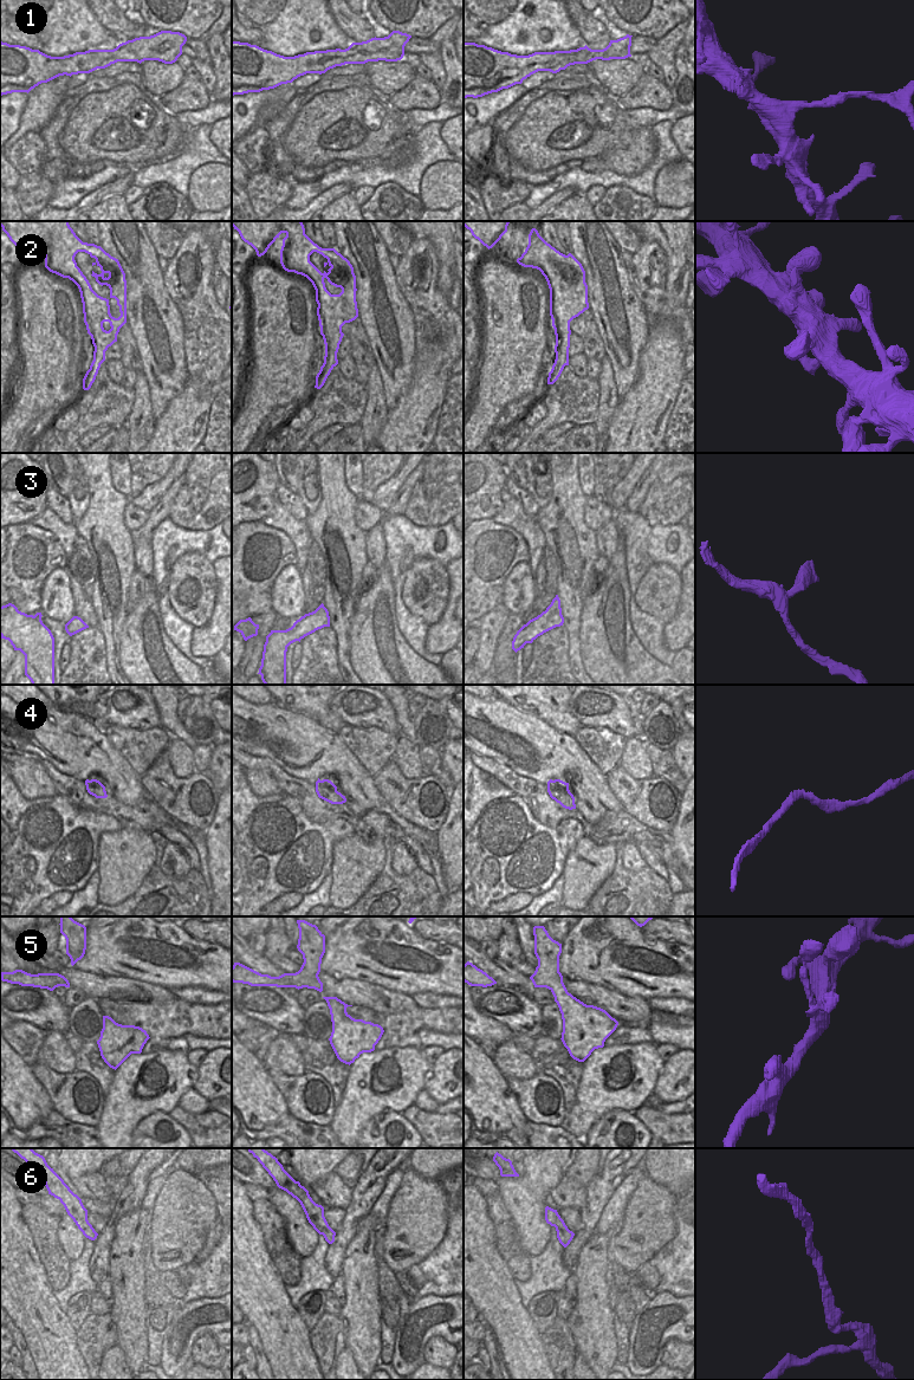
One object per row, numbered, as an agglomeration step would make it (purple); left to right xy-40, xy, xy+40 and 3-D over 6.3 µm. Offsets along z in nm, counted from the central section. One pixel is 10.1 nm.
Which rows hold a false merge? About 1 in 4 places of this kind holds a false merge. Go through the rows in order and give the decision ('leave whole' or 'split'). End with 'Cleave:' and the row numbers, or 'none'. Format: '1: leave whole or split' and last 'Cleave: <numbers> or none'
1: split
2: leave whole
3: leave whole
4: leave whole
5: leave whole
6: leave whole
Cleave: 1

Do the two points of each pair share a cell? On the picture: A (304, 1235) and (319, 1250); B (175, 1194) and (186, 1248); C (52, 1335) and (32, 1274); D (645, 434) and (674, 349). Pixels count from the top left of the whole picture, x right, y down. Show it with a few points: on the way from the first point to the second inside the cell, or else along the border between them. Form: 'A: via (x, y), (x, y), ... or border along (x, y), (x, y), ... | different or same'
A: border along (318, 1233), (315, 1249), (309, 1255), (300, 1257) | different
B: via (181, 1207), (181, 1235) | same
C: via (43, 1320), (39, 1310), (32, 1303), (32, 1289) | same
D: via (645, 413), (656, 389), (661, 370) | same

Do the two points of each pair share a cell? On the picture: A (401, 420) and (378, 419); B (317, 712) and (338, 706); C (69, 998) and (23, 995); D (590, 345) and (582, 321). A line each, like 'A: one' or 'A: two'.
A: two
B: two
C: two
D: one

